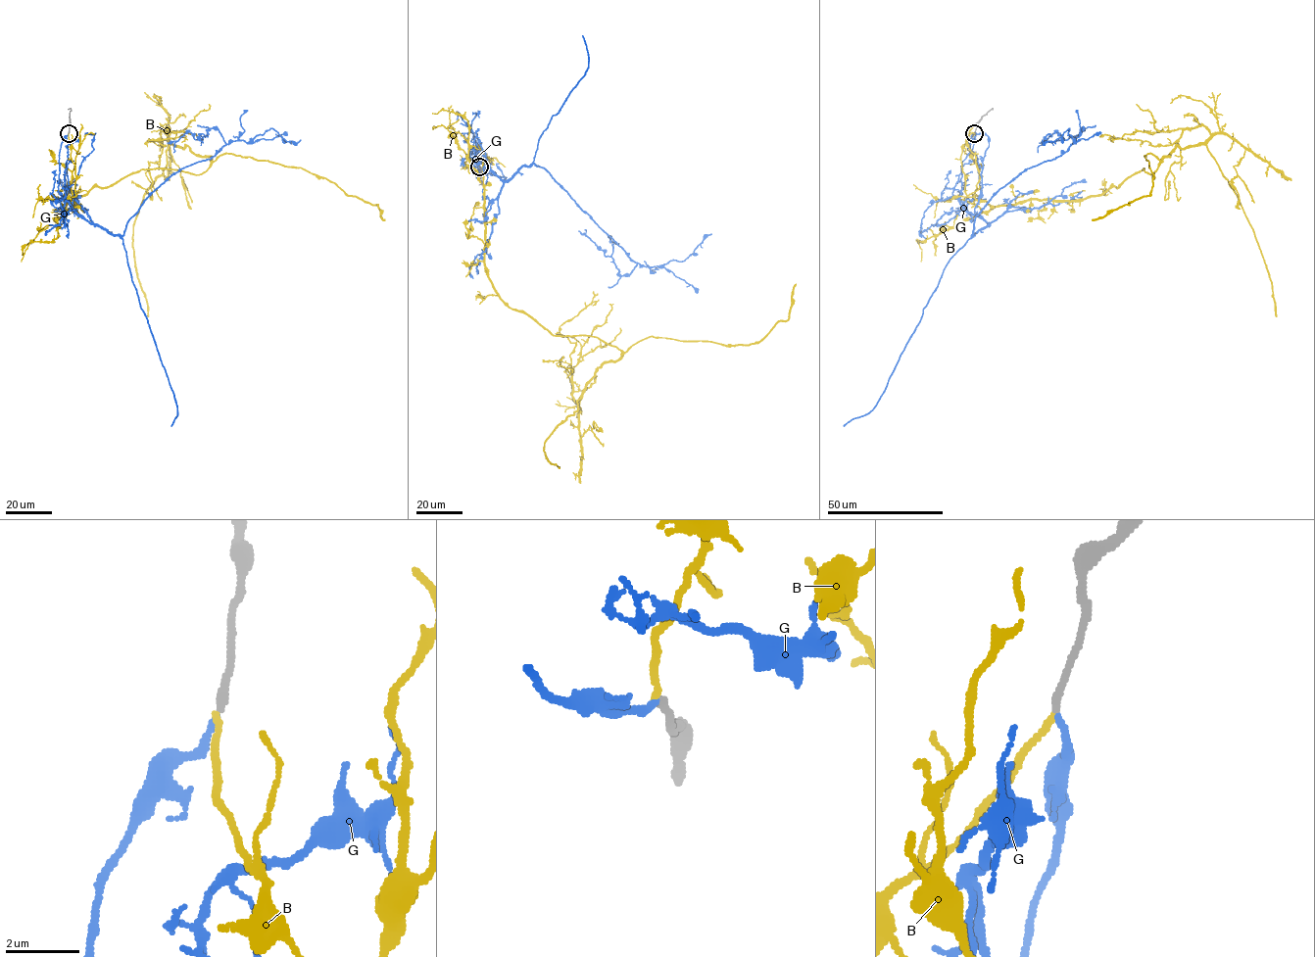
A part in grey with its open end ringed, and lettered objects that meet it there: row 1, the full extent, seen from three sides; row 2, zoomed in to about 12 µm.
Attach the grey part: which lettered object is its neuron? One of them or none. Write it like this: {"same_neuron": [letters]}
{"same_neuron": ["G"]}

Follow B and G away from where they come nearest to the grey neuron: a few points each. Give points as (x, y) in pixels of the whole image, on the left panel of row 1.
B: (69, 133), (73, 206), (141, 169), (198, 174), (211, 159), (170, 144), (144, 195), (132, 246), (148, 316)
G: (69, 133), (58, 191), (113, 234), (171, 174), (225, 144), (213, 128), (202, 140), (186, 132), (173, 152)

